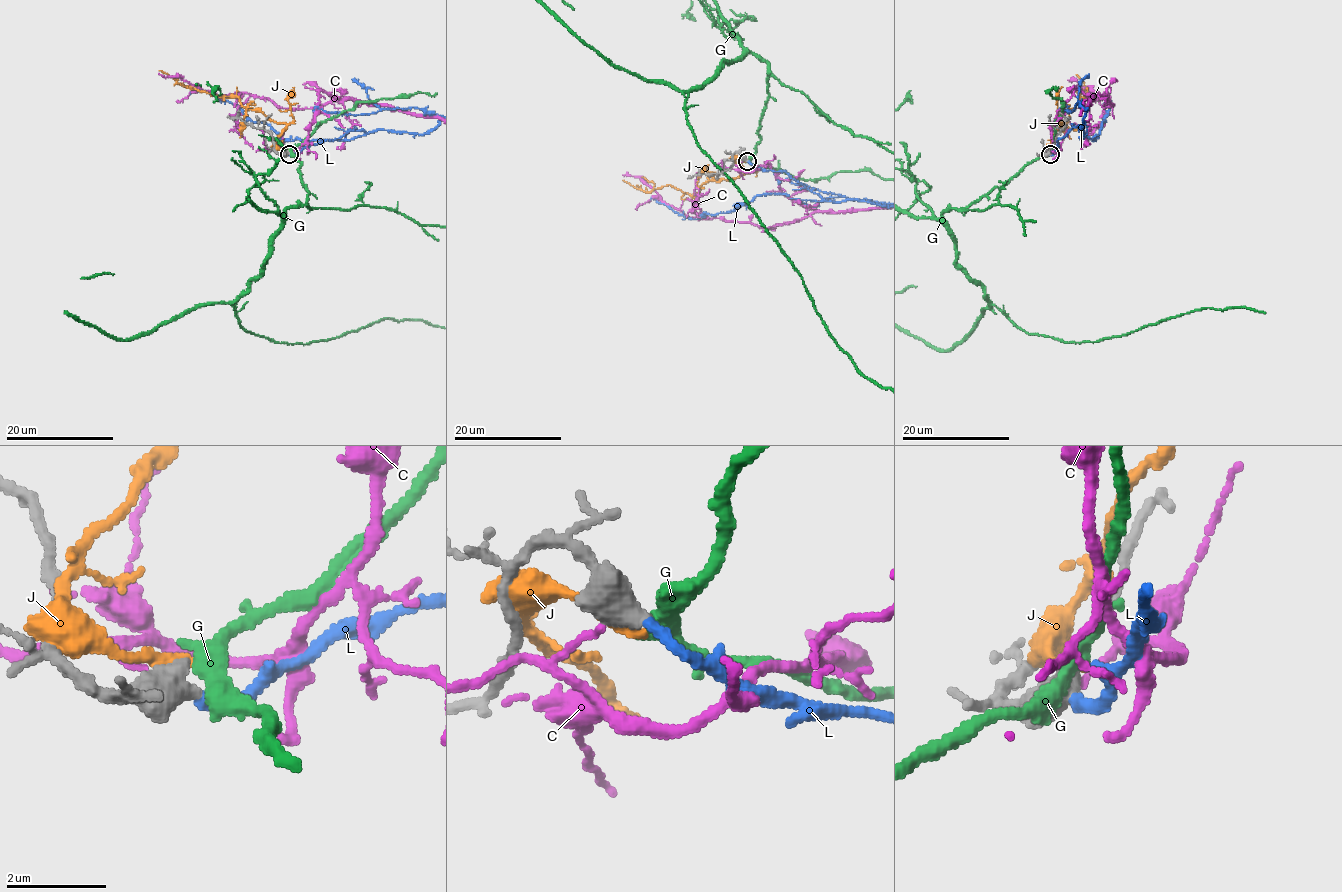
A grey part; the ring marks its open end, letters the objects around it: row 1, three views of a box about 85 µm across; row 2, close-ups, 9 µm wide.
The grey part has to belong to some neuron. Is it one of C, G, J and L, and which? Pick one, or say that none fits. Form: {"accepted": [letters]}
{"accepted": ["L"]}

